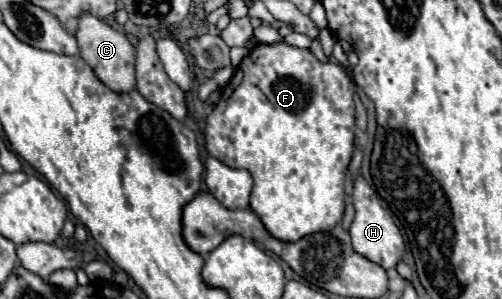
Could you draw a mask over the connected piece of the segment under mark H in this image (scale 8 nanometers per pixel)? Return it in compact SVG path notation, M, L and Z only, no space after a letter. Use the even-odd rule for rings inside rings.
M356 176L354 184L352 184L350 198L352 198L354 210L356 210L356 216L354 216L354 222L352 222L352 228L350 228L352 248L358 254L366 256L368 260L380 264L386 270L394 268L396 262L404 256L404 240L402 240L402 234L400 234L398 226L394 224L392 216L382 208L380 198L376 196L376 190L362 176Z

